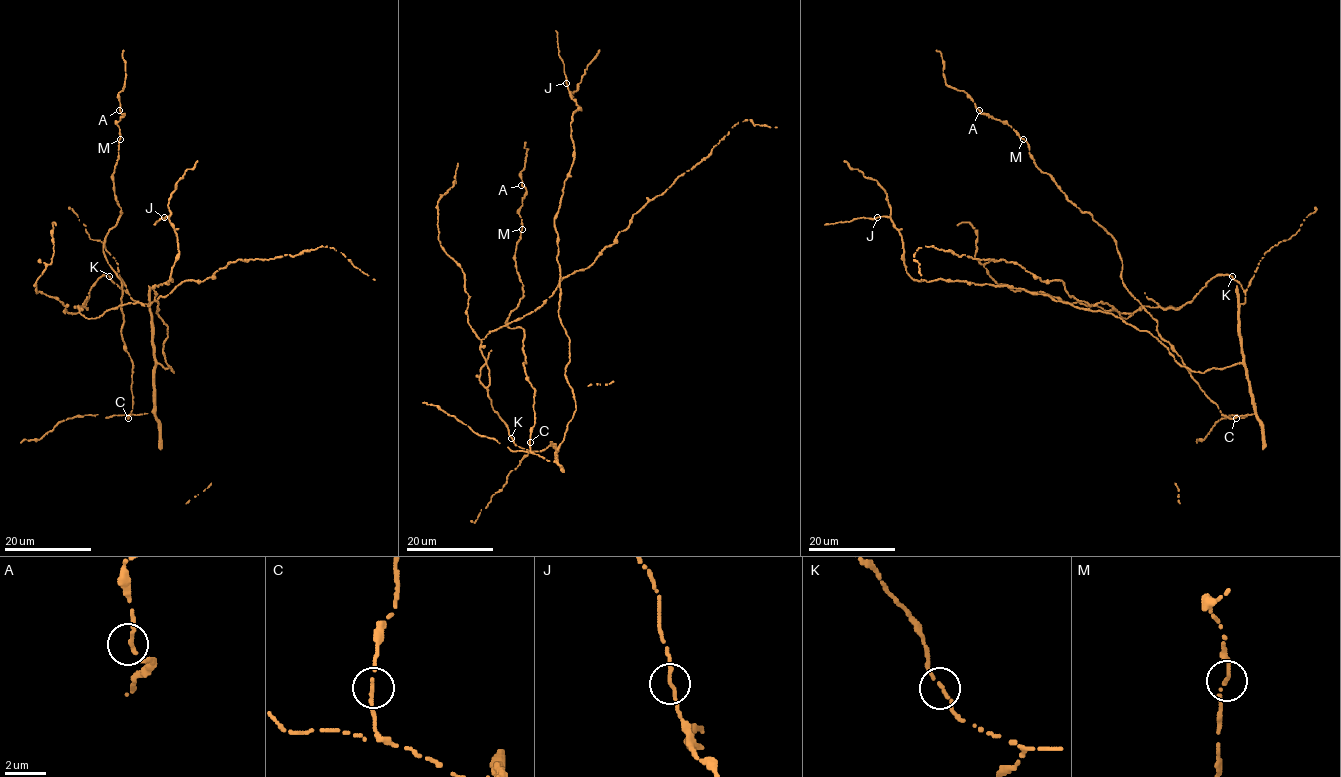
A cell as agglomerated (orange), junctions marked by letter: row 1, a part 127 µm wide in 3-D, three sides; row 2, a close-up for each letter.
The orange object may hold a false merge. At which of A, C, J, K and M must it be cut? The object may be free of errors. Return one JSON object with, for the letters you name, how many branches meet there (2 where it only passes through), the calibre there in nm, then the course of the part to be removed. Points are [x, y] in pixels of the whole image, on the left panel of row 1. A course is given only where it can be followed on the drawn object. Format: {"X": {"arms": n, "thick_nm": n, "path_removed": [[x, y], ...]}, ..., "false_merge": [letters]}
{"false_merge": []}

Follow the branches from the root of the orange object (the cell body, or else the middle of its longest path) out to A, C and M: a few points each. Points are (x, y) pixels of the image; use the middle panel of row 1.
A: (554, 446), (556, 461), (530, 450), (534, 389), (524, 331), (505, 324), (523, 295), (514, 260), (521, 185)
C: (554, 446), (557, 449), (556, 461), (533, 454), (530, 442)
M: (554, 446), (556, 461), (530, 450), (534, 389), (524, 331), (505, 324), (523, 295), (514, 260), (522, 229)

